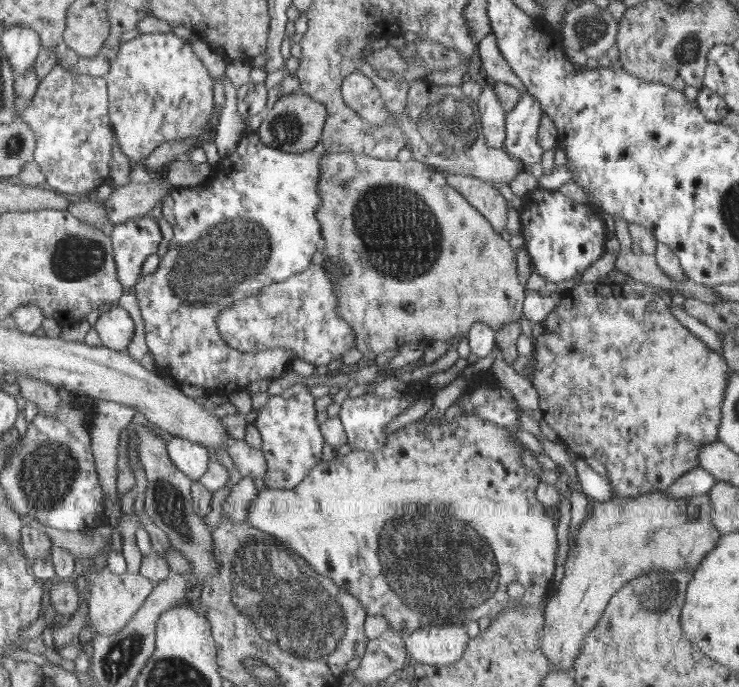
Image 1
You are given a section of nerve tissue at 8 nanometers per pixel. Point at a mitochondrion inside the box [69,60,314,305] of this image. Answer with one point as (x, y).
(285, 129)

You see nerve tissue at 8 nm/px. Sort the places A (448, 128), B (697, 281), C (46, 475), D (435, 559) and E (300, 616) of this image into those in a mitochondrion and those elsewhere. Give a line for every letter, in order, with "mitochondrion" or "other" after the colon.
A: mitochondrion
B: other
C: mitochondrion
D: mitochondrion
E: mitochondrion

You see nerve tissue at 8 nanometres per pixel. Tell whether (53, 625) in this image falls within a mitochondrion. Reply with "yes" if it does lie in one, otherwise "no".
no

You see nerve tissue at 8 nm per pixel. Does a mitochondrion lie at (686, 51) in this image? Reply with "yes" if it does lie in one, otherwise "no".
yes

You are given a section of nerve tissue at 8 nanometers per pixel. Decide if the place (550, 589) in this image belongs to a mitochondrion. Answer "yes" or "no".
no

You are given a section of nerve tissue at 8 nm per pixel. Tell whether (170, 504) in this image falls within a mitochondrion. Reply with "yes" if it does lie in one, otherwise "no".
yes

